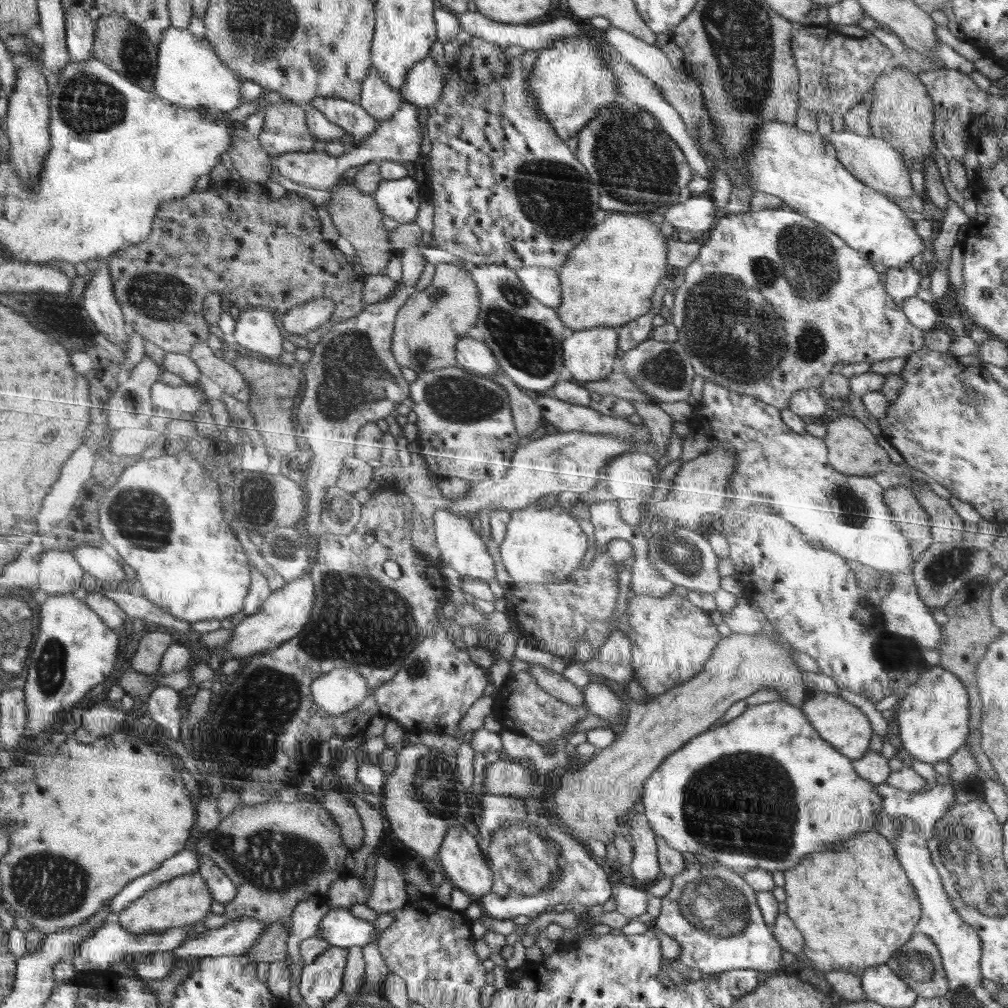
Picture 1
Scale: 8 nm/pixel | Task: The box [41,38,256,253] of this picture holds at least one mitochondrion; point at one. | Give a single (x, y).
(89, 105)

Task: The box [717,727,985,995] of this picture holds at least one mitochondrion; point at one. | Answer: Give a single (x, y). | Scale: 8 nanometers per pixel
(916, 964)

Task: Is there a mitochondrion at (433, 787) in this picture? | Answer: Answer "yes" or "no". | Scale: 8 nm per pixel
yes

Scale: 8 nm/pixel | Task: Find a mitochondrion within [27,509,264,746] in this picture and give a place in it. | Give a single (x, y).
(50, 661)

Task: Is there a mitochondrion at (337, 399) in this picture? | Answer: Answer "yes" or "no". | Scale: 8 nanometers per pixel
yes

